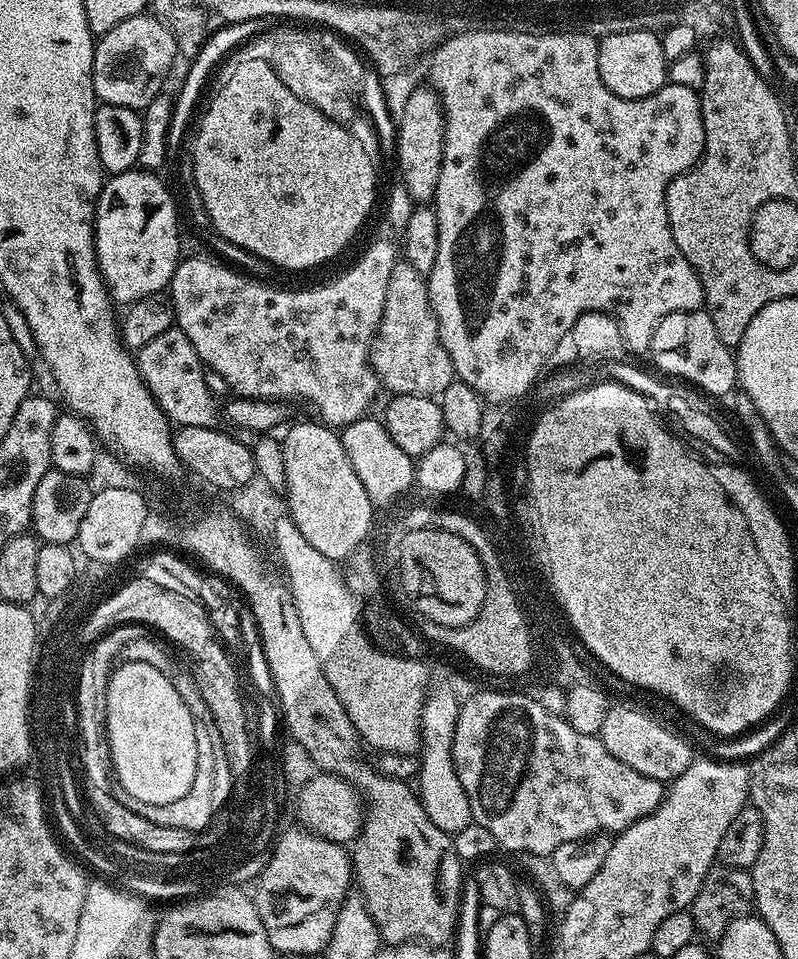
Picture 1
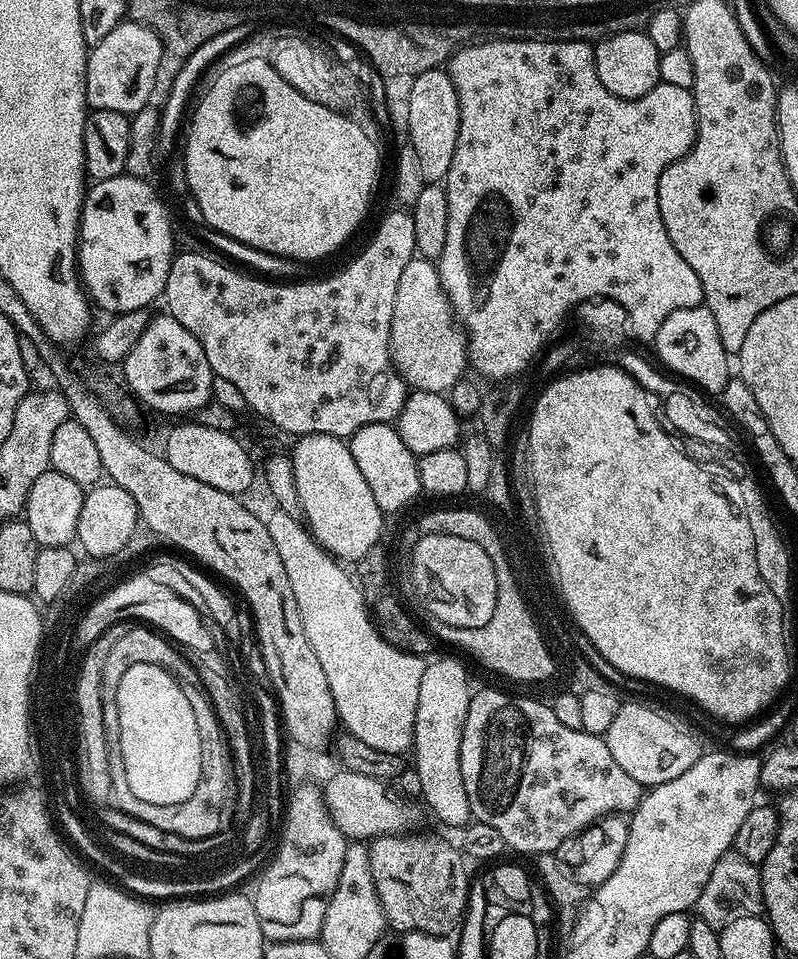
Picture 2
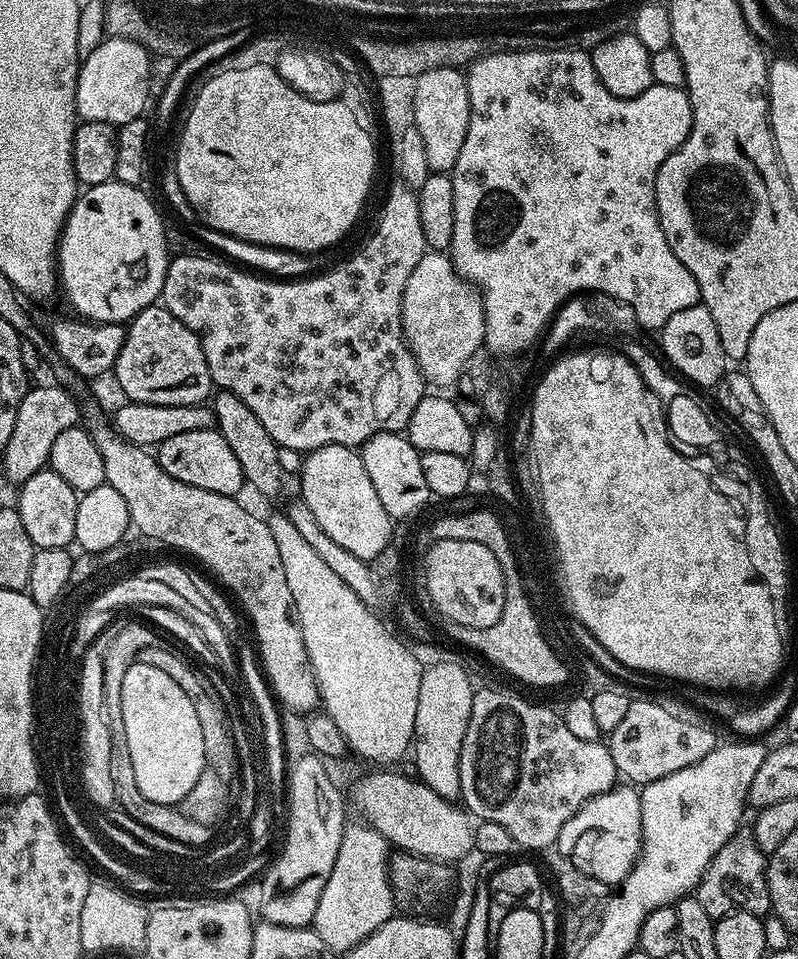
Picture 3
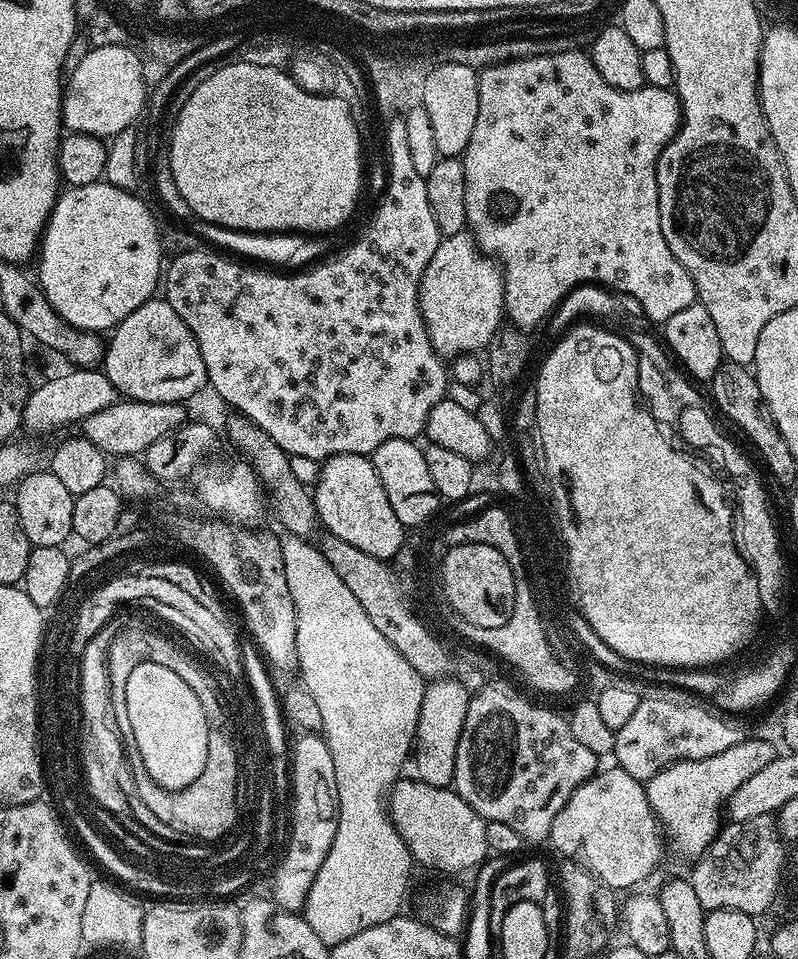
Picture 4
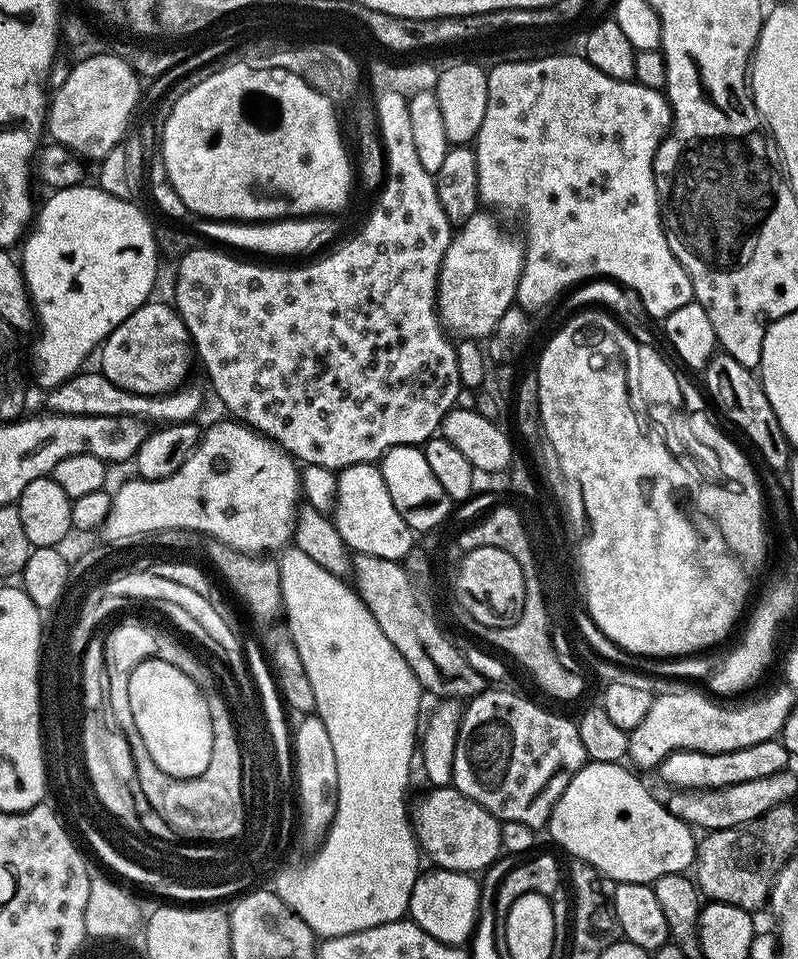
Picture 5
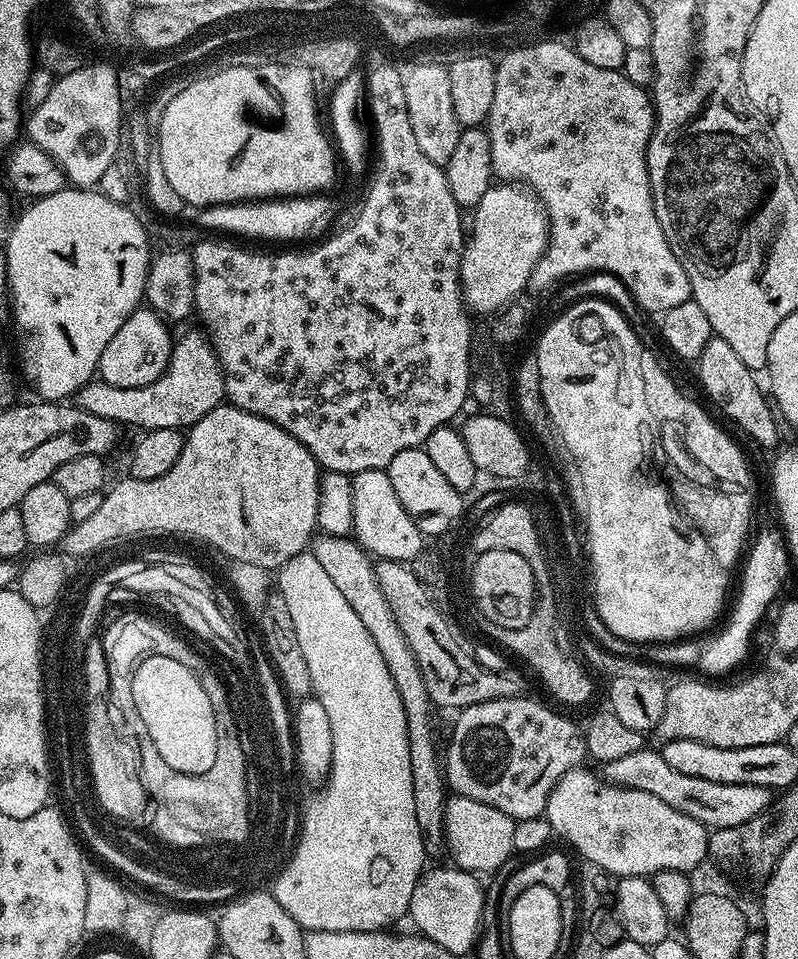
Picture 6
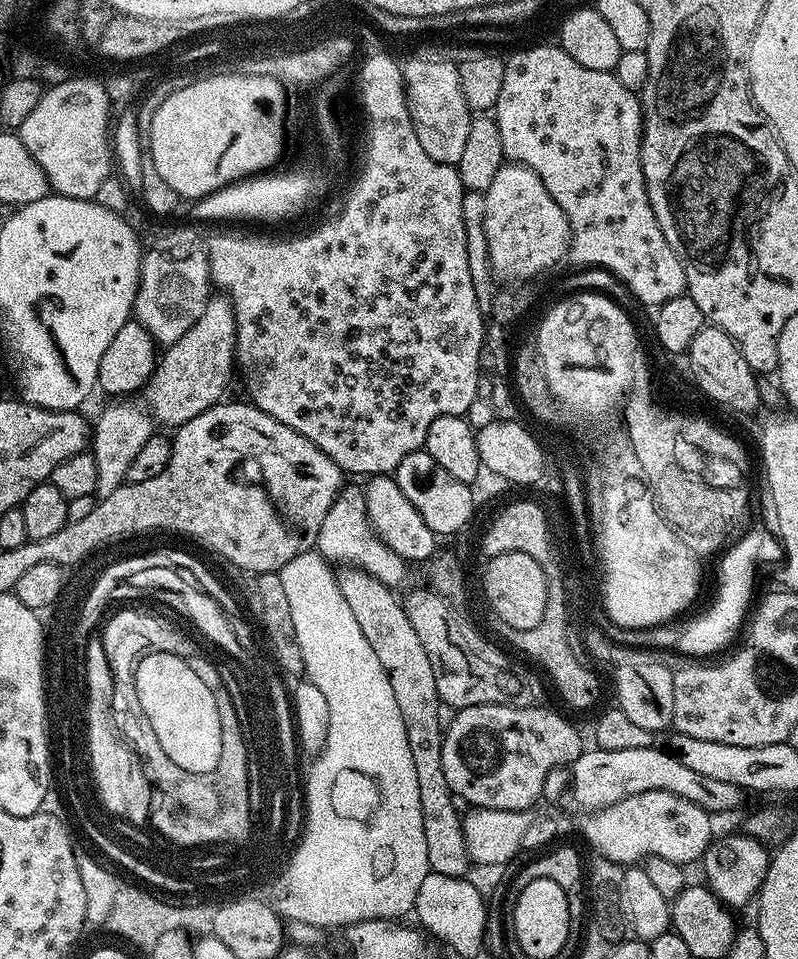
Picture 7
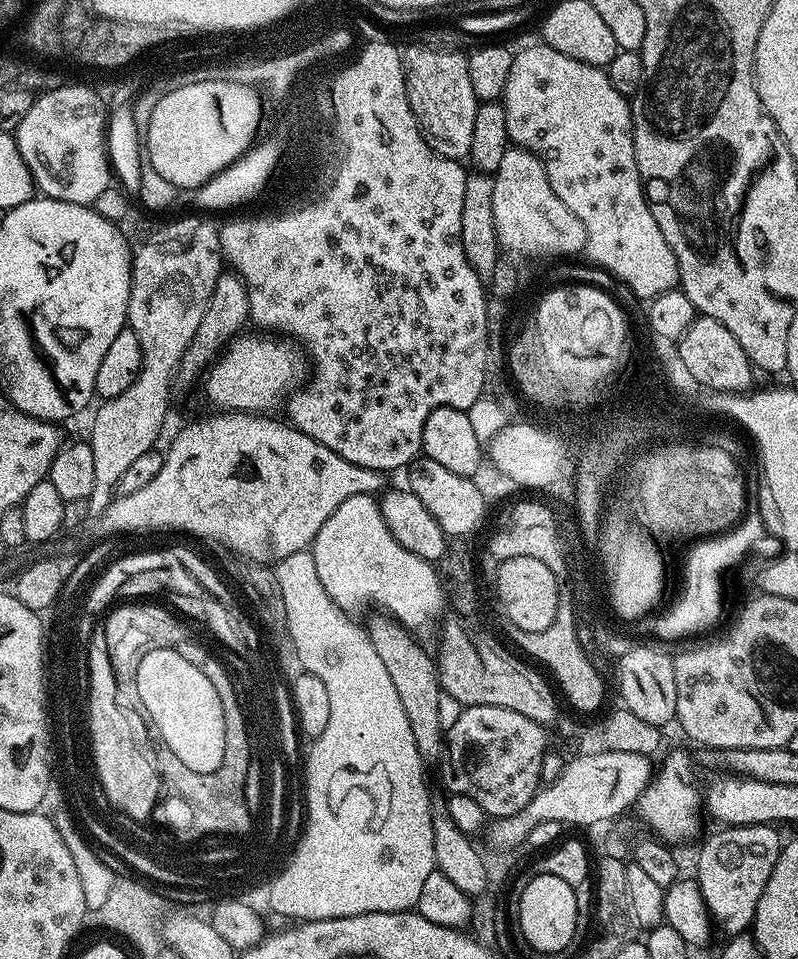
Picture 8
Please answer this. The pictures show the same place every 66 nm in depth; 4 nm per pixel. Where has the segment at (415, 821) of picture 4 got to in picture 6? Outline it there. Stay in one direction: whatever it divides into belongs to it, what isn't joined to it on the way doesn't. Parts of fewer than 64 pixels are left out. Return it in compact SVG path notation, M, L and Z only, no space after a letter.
M449 795L444 802L444 842L447 851L452 851L455 867L464 869L473 874L491 874L505 867L508 859L514 856L514 826L515 820L511 820L502 810L494 810L494 806L478 802L474 798L465 796Z

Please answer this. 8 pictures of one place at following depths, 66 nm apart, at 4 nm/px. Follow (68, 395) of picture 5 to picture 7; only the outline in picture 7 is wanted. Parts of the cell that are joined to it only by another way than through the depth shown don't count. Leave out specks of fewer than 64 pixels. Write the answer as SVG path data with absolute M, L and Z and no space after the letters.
M216 295L206 302L202 318L198 318L178 342L163 349L156 371L142 389L143 403L157 425L169 424L169 429L175 430L190 422L190 418L198 418L202 410L210 410L210 406L225 399L224 391L232 380L232 368L234 372L236 319L227 295Z

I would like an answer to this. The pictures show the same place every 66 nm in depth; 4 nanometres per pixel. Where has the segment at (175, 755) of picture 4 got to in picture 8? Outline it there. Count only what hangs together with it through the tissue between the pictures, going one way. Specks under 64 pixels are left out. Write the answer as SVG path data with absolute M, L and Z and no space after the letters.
M172 648L150 650L138 662L138 704L152 719L163 747L174 750L178 759L198 774L210 774L222 766L226 750L226 722L222 718L222 698L194 662L186 662Z

